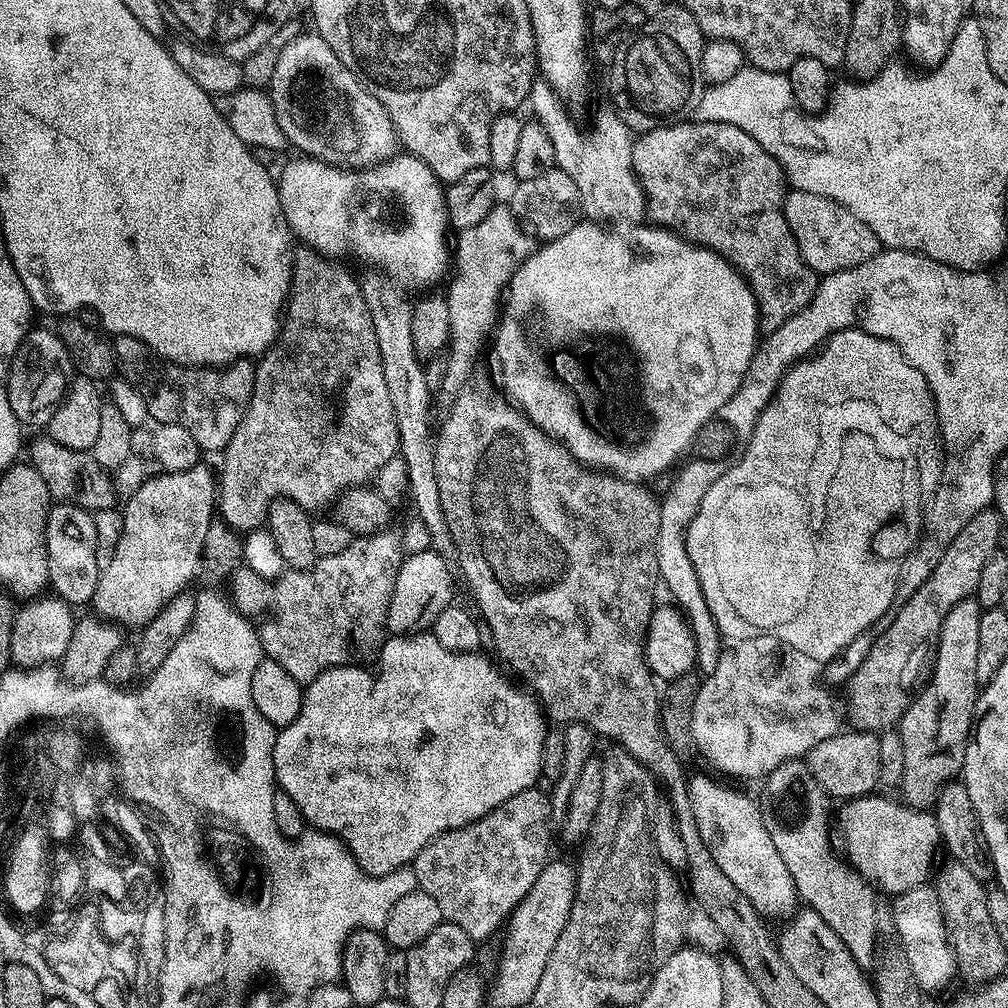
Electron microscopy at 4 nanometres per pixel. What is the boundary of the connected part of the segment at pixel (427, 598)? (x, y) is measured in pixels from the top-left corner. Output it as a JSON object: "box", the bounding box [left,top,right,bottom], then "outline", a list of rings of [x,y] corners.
{"box":[387,550,453,636],"outline":[[[435,550],[405,555],[400,561],[398,578],[394,582],[394,594],[388,607],[387,631],[392,636],[420,634],[431,629],[433,622],[453,603],[452,578],[448,574],[445,557]]]}

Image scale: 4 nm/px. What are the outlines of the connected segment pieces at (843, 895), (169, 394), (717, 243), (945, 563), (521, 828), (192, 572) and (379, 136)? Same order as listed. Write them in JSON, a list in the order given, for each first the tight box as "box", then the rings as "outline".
[{"box":[763,759,880,969],"outline":[[[803,759],[791,760],[778,766],[766,777],[763,784],[764,825],[766,830],[770,830],[770,842],[774,842],[774,846],[778,846],[778,854],[782,854],[782,862],[786,862],[786,870],[790,870],[790,878],[794,878],[797,897],[803,903],[805,900],[808,903],[805,905],[811,911],[818,913],[826,922],[826,926],[830,926],[830,930],[834,930],[834,934],[838,934],[838,938],[842,938],[846,950],[850,950],[854,962],[860,969],[871,969],[876,963],[880,930],[878,905],[876,905],[877,893],[874,891],[873,885],[858,875],[854,868],[844,862],[840,864],[828,846],[828,828],[830,832],[830,812],[828,816],[830,797],[828,793],[822,790],[822,786],[818,786],[814,774],[810,774],[807,763]]]},{"box":[114,336,256,453],"outline":[[[117,336],[114,340],[116,367],[146,402],[149,417],[157,425],[173,424],[190,430],[194,442],[205,452],[223,453],[238,430],[254,390],[256,364],[251,359],[206,368],[170,364],[151,352],[138,338]]]},{"box":[633,118,818,333],"outline":[[[689,118],[679,124],[664,124],[639,133],[634,141],[633,170],[647,200],[647,219],[729,260],[752,287],[756,307],[760,309],[760,326],[765,333],[778,330],[778,326],[808,305],[816,293],[818,273],[802,258],[798,242],[794,234],[790,234],[784,217],[784,171],[746,130],[738,130],[738,126],[726,122]]]},{"box":[846,506,1002,734],"outline":[[[989,506],[974,514],[974,518],[970,518],[970,522],[962,526],[950,550],[942,554],[942,559],[938,561],[938,566],[934,566],[930,578],[919,590],[907,597],[908,601],[897,612],[888,629],[880,637],[875,637],[866,662],[862,662],[862,666],[849,678],[846,685],[850,720],[851,723],[852,720],[856,723],[853,725],[857,729],[880,734],[899,725],[905,710],[914,699],[914,693],[926,669],[935,657],[946,614],[950,614],[950,610],[954,610],[958,602],[975,597],[982,565],[986,558],[990,558],[990,554],[1001,547],[1000,527],[1002,521],[995,507]]]},{"box":[410,786,554,942],"outline":[[[533,786],[522,790],[522,794],[514,794],[514,798],[502,802],[502,806],[478,818],[473,824],[443,832],[428,843],[410,865],[416,872],[419,891],[430,894],[430,898],[438,902],[445,921],[462,926],[462,930],[466,930],[472,940],[483,942],[499,928],[501,931],[502,925],[526,898],[530,886],[534,886],[538,874],[550,859],[548,819],[552,820],[554,815],[549,793],[544,790],[539,792],[538,789],[539,787]]]},{"box":[91,462,218,630],"outline":[[[201,462],[190,466],[190,470],[182,470],[181,472],[160,472],[152,476],[149,480],[144,480],[132,492],[132,497],[125,502],[122,507],[122,515],[124,521],[122,522],[122,538],[118,538],[118,550],[114,550],[114,558],[110,561],[110,566],[106,566],[106,570],[100,572],[98,578],[98,586],[94,590],[94,598],[92,599],[91,607],[94,609],[95,615],[117,625],[123,626],[125,629],[136,628],[135,630],[143,629],[144,625],[149,624],[155,616],[162,611],[166,605],[172,601],[176,596],[181,595],[185,591],[184,588],[192,579],[196,580],[198,573],[202,568],[203,548],[207,540],[207,531],[210,530],[214,523],[214,513],[218,508],[218,480],[206,466],[207,463]]]},{"box":[270,34,398,170],"outline":[[[301,34],[294,42],[290,42],[278,56],[278,66],[274,66],[274,78],[270,85],[270,95],[272,97],[274,114],[277,115],[277,124],[281,130],[285,132],[287,143],[293,148],[296,147],[297,153],[303,154],[305,157],[322,160],[325,164],[330,164],[345,170],[368,170],[373,166],[383,166],[397,155],[398,152],[398,137],[396,135],[396,127],[390,118],[390,114],[382,106],[382,102],[378,102],[378,98],[374,98],[374,94],[370,94],[370,90],[365,84],[357,78],[350,69],[342,66],[342,62],[338,58],[338,54],[334,54],[334,50],[330,50],[328,43],[319,36],[319,34]]]}]

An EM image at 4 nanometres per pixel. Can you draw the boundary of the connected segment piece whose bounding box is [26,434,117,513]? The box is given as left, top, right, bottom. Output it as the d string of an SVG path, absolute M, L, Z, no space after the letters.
M44 434L41 435L41 440L34 441L29 448L27 445L26 460L34 470L38 470L38 474L42 474L42 482L46 482L46 490L52 495L53 501L73 504L90 513L106 510L117 503L112 480L108 477L111 475L98 466L98 462L94 462L91 451L70 450Z

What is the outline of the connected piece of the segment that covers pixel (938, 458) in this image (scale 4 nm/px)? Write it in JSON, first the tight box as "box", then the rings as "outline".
{"box":[686,326,942,660],"outline":[[[855,326],[844,328],[841,332],[835,332],[833,336],[828,337],[819,351],[811,358],[805,358],[799,364],[794,364],[788,369],[787,374],[785,374],[778,386],[778,390],[772,395],[772,401],[768,403],[766,410],[762,410],[762,414],[758,418],[752,436],[746,442],[745,448],[748,449],[745,450],[744,457],[737,464],[735,461],[729,466],[726,474],[722,474],[722,478],[718,478],[718,482],[714,482],[714,486],[710,486],[710,490],[706,490],[706,498],[702,498],[702,506],[698,506],[686,534],[686,550],[690,554],[690,562],[694,562],[694,574],[698,574],[698,582],[702,586],[706,606],[710,606],[710,614],[714,614],[714,622],[718,626],[721,637],[727,638],[729,641],[735,642],[741,640],[743,636],[752,636],[755,631],[766,631],[784,637],[784,640],[788,640],[788,643],[794,644],[796,648],[805,649],[811,653],[811,656],[829,657],[832,660],[842,650],[846,650],[846,646],[850,646],[850,642],[854,642],[854,638],[865,635],[869,630],[872,630],[868,628],[874,627],[883,618],[888,607],[895,602],[904,559],[912,553],[912,549],[916,547],[920,540],[922,513],[925,511],[926,501],[936,491],[936,485],[940,482],[940,473],[942,471],[942,437],[940,423],[936,420],[936,403],[932,401],[930,386],[922,373],[906,359],[900,347],[893,344],[892,341],[872,336],[869,332],[864,332]]]}

